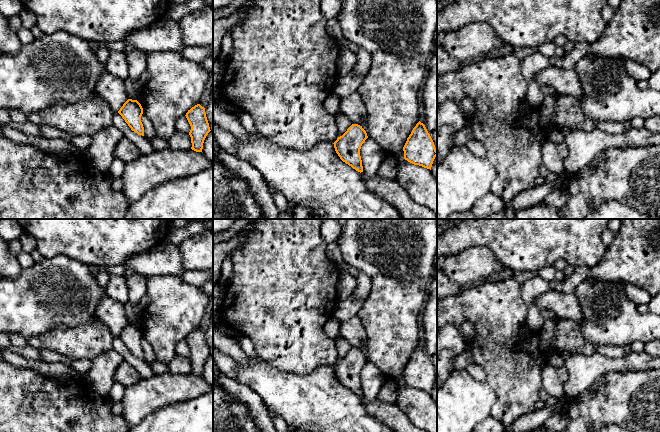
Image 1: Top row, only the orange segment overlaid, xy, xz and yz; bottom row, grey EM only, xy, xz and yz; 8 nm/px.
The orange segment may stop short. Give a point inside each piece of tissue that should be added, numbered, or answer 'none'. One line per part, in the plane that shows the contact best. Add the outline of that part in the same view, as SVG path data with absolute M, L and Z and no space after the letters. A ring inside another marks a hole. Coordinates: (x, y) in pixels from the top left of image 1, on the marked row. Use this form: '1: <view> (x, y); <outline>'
none

